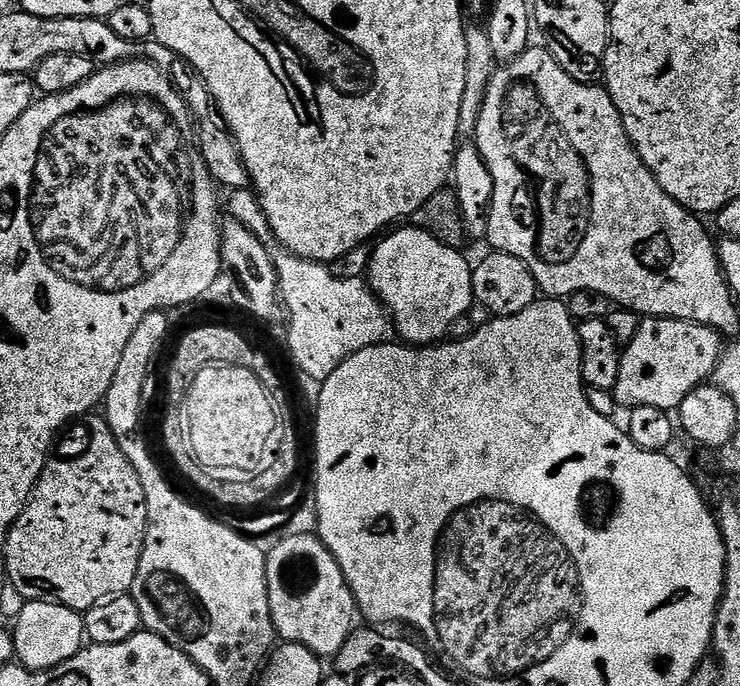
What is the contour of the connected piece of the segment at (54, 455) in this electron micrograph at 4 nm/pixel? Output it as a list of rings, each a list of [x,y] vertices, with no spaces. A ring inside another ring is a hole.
[[[85,414],[60,429],[48,460],[44,463],[44,472],[40,476],[40,481],[37,482],[35,490],[32,491],[32,496],[28,500],[27,506],[24,507],[24,511],[14,521],[11,528],[8,529],[8,541],[2,550],[4,568],[8,571],[6,580],[14,585],[15,589],[24,596],[26,601],[45,600],[46,602],[54,602],[67,608],[73,608],[76,612],[83,614],[96,604],[101,604],[104,600],[131,593],[132,583],[138,574],[147,529],[146,494],[142,490],[140,476],[134,470],[132,463],[126,458],[126,454],[122,454],[122,450],[118,446],[118,442],[103,415]]]

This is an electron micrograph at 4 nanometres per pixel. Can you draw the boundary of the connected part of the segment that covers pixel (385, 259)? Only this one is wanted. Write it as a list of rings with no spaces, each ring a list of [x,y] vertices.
[[[397,227],[392,230],[397,232],[389,231],[383,237],[368,264],[366,280],[388,313],[395,335],[397,332],[397,337],[409,346],[432,346],[443,341],[454,322],[465,319],[474,308],[473,265],[468,264],[461,249],[438,242],[426,230],[407,227]]]

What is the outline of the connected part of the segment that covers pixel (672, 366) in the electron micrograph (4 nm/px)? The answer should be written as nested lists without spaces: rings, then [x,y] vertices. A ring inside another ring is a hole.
[[[644,318],[639,322],[632,341],[623,345],[620,354],[618,382],[614,389],[617,405],[624,410],[654,406],[671,413],[691,391],[715,373],[722,337],[715,328],[685,320]]]

